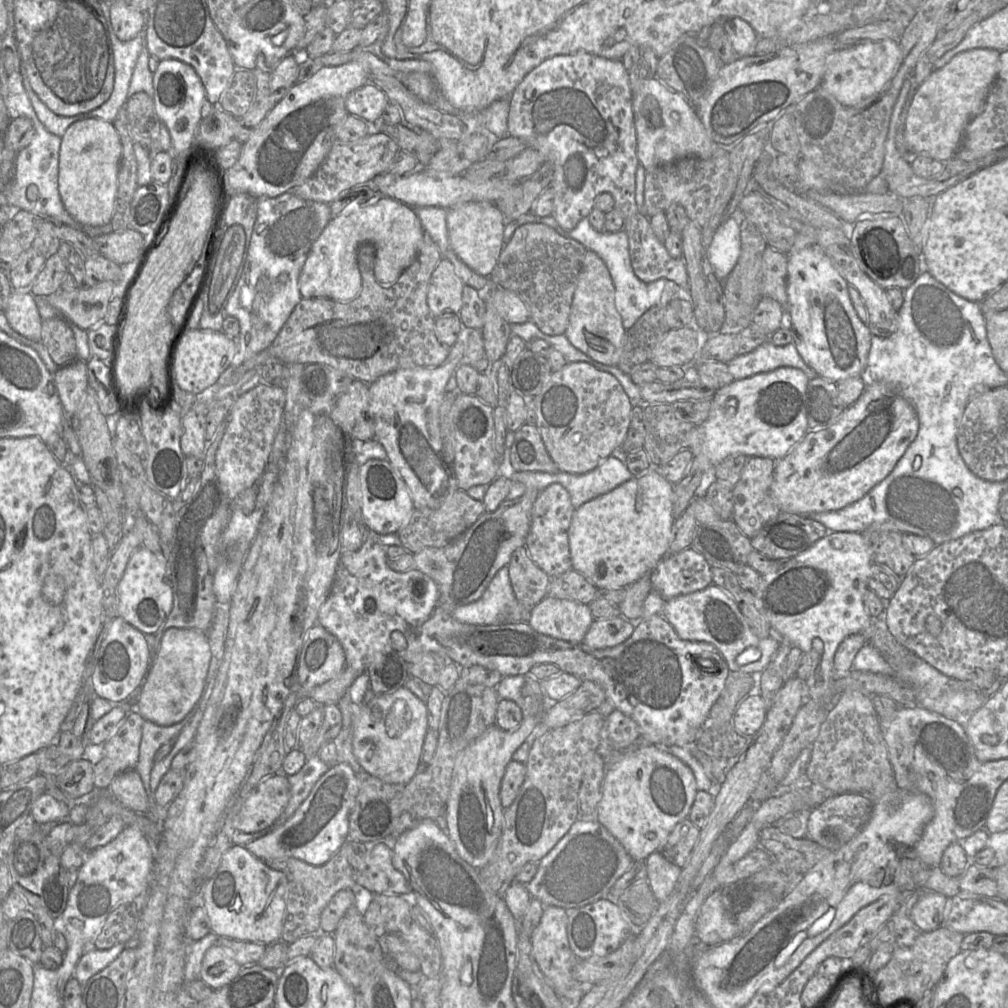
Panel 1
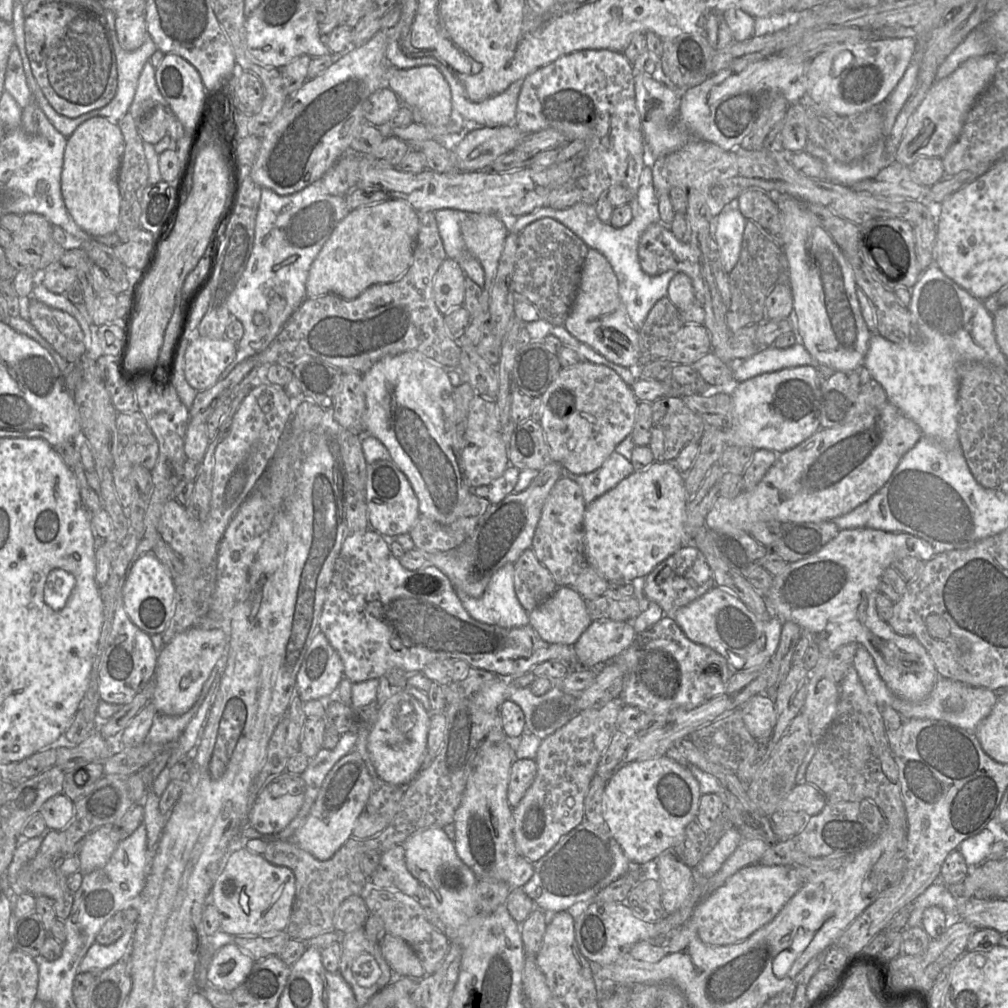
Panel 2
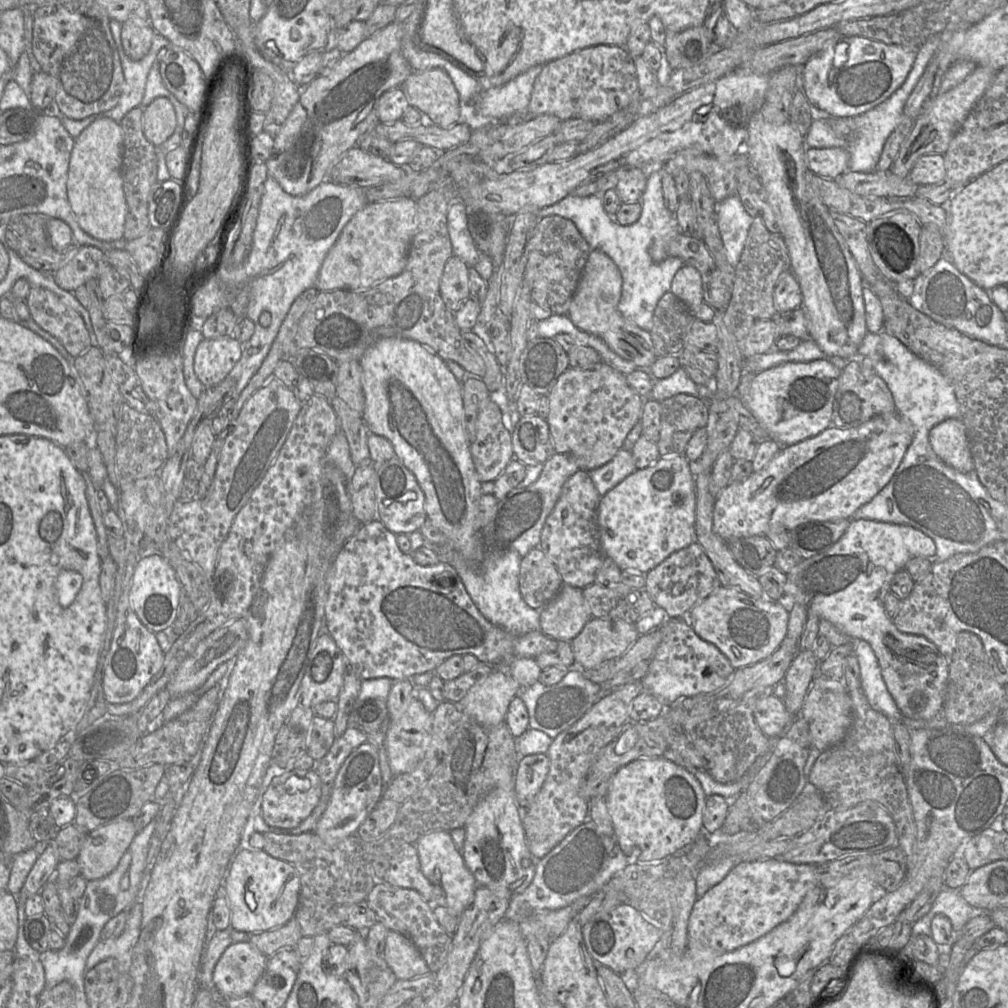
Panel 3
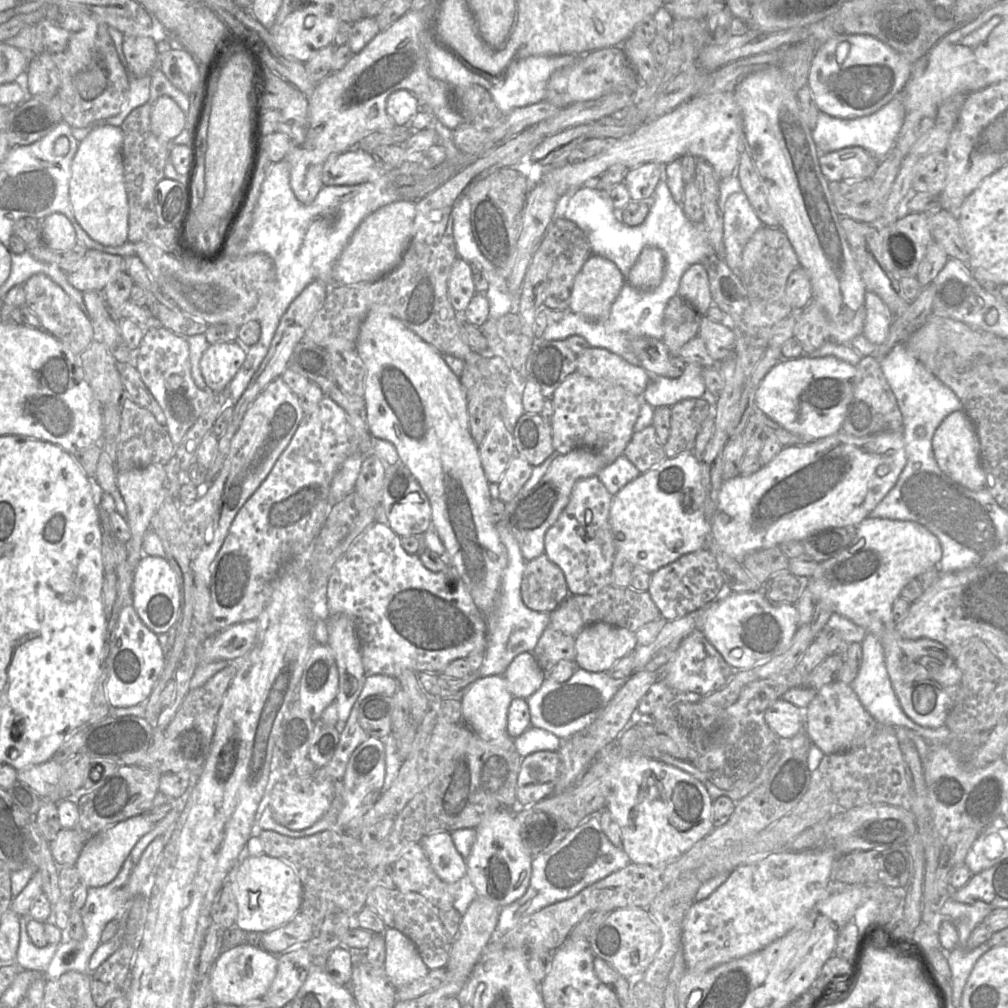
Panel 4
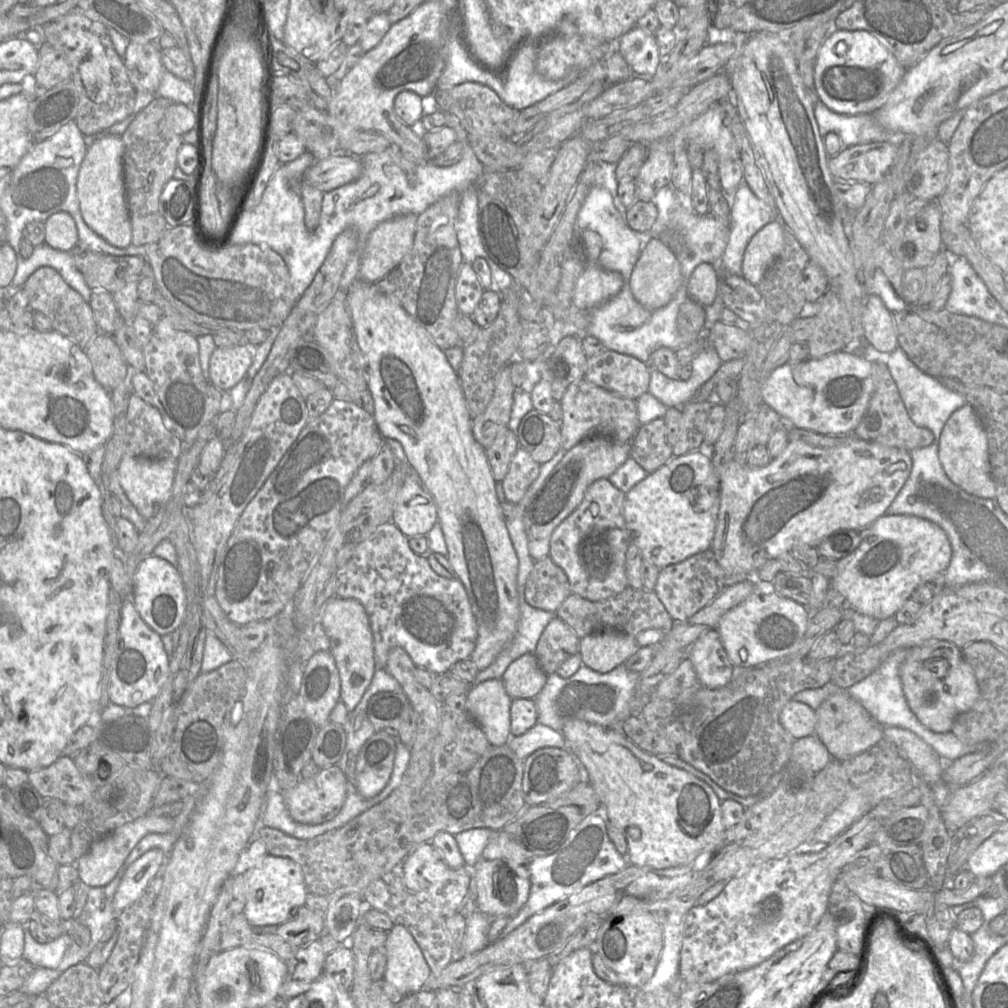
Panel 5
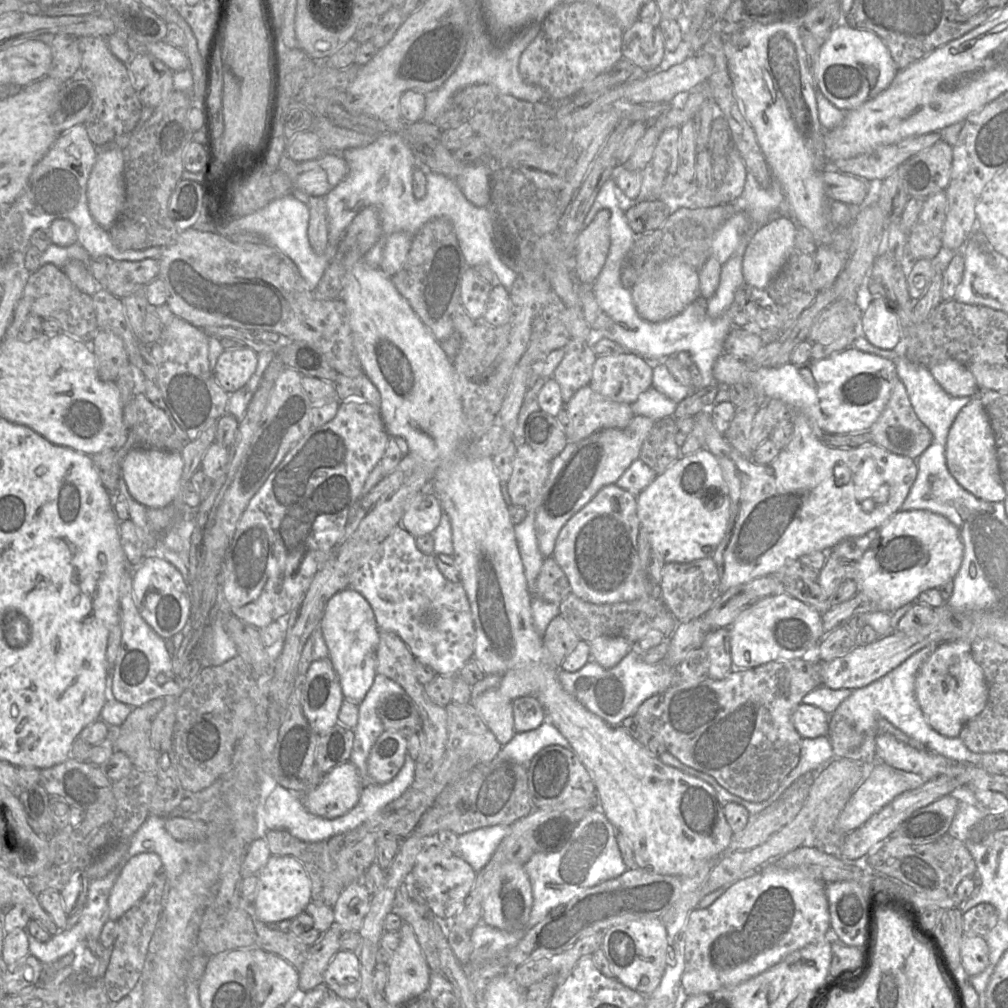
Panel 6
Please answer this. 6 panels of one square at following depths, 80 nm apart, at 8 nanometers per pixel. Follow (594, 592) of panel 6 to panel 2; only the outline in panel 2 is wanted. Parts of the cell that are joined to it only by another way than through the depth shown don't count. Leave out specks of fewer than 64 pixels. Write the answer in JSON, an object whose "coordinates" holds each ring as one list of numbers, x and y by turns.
{"coordinates":[[564,477,555,483,544,502,531,549,540,563,549,570,558,586,572,586,580,573,589,566,585,553,586,507,579,484]]}

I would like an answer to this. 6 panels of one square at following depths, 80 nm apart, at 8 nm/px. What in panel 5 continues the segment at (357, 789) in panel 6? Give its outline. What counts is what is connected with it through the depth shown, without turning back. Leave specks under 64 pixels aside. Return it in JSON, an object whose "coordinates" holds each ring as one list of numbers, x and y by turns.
{"coordinates":[[338,765,320,769,312,778,303,778,295,787,282,790,291,817,302,824,321,824,334,818,347,796,348,779]]}

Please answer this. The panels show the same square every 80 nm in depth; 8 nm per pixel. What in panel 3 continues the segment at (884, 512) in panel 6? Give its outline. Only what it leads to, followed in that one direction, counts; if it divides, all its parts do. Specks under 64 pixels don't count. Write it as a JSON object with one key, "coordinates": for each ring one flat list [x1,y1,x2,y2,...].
{"coordinates":[[898,412,876,416,864,424,851,429,829,427,815,437,806,439,798,444,782,447,775,457,760,471,753,473,743,482,729,483,715,501,713,511,713,530,722,540,737,537,767,536,772,529,784,529,788,532,809,522,826,522,833,520,850,520,854,513,876,496,890,481,899,467,913,439,913,426]]}

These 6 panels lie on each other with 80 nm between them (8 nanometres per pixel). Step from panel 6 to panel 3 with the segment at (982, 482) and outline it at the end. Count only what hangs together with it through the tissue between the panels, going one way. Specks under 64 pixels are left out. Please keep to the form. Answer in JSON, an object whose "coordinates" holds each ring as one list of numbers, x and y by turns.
{"coordinates":[[950,418,936,425,929,433,936,455,950,467,963,472,974,471,966,428,960,418]]}

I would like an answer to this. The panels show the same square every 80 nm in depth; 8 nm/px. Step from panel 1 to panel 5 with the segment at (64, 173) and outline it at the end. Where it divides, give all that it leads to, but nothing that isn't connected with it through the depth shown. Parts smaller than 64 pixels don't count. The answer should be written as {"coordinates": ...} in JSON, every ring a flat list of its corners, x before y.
{"coordinates":[[101,133,94,135,97,136,97,140,88,147,77,178,77,196,80,211,86,224,95,233,111,245,125,248,132,244,132,229,126,187,123,178,123,140,120,136,104,136]]}

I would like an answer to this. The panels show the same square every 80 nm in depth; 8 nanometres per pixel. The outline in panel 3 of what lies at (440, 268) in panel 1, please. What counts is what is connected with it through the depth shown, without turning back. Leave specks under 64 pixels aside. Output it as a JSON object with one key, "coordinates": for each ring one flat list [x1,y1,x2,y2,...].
{"coordinates":[[452,256,444,267,440,294,446,308,455,313,470,298,469,269,461,259]]}

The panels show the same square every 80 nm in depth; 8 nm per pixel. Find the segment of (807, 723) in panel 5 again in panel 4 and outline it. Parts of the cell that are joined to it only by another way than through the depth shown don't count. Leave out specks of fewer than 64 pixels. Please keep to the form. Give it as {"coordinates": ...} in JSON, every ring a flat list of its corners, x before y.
{"coordinates":[[778,699,766,709,764,719,780,739,792,738,805,728,804,711,805,709]]}

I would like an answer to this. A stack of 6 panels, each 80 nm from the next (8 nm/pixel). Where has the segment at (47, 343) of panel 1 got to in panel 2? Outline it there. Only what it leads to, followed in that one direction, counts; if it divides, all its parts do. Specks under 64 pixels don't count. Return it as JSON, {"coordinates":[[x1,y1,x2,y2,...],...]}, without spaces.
{"coordinates":[[31,298,29,317,39,334,67,362,76,363,87,353,82,329,68,313]]}

